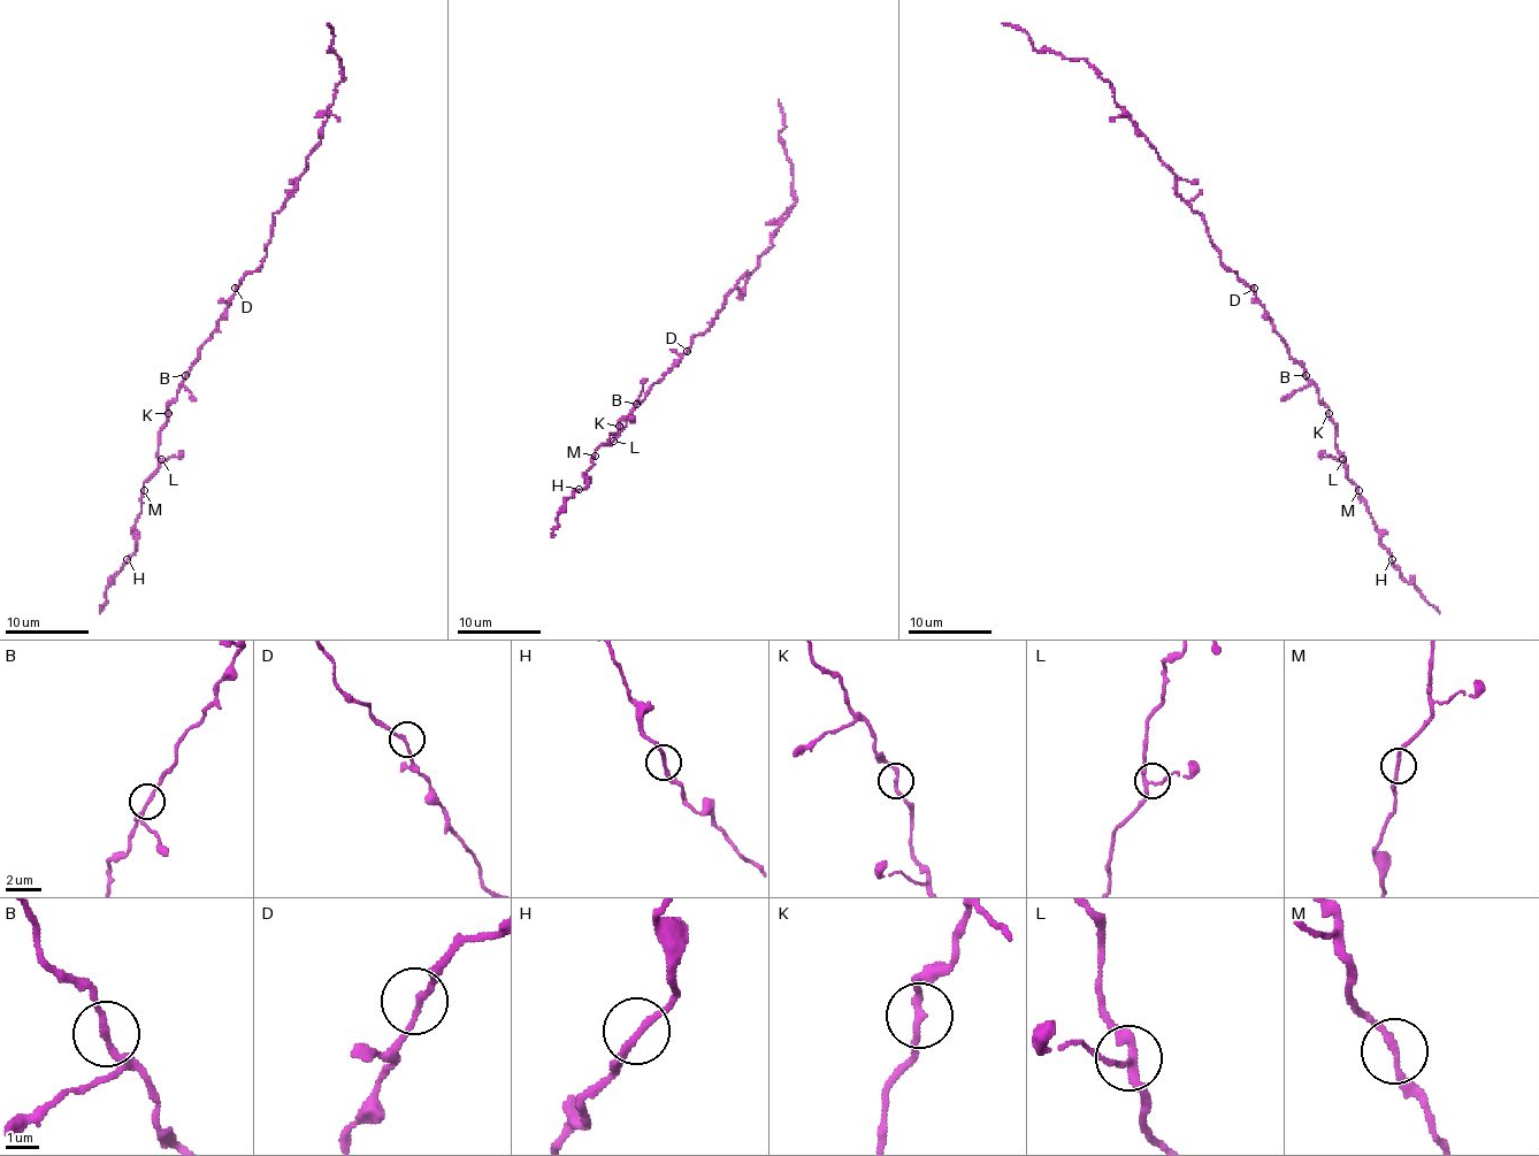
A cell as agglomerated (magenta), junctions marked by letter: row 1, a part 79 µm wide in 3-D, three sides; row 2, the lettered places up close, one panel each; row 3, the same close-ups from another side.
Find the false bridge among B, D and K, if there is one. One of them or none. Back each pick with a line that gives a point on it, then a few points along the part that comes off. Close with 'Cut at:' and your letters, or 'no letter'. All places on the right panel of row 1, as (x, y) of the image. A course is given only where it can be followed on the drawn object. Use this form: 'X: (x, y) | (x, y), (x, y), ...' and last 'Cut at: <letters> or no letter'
Cut at: no letter

